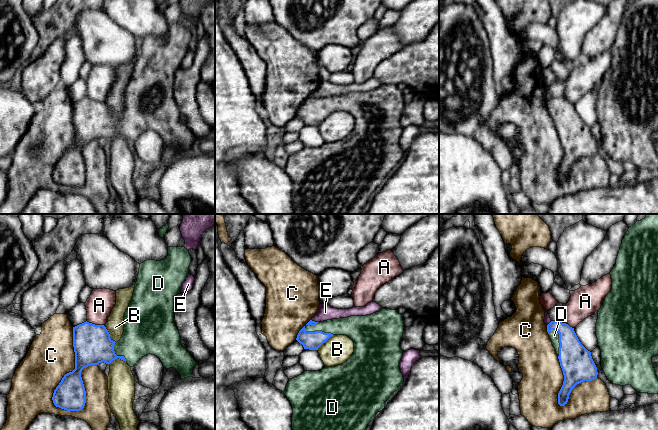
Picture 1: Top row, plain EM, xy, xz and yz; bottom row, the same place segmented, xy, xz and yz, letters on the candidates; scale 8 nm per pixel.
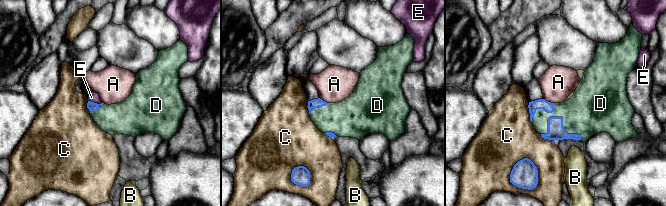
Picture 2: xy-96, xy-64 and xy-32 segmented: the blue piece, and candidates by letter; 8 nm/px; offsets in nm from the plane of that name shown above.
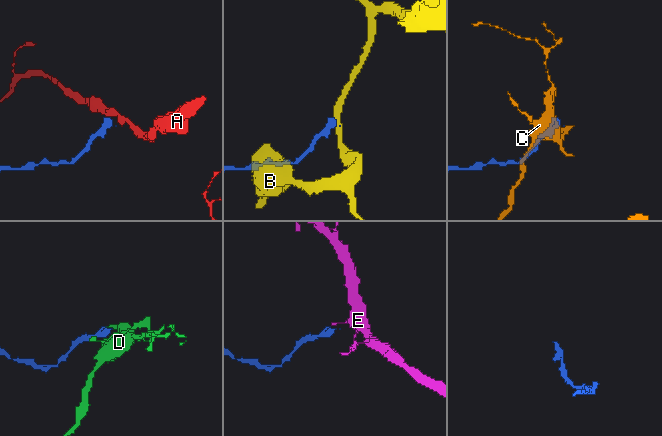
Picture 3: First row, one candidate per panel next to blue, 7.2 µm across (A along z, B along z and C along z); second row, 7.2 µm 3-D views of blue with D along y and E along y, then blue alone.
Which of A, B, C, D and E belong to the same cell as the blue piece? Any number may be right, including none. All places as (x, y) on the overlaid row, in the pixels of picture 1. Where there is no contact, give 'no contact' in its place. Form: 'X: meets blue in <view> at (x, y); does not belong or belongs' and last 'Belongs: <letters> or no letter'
A: meets blue in xy at (94, 324); does not belong
B: meets blue in xy at (109, 334); does not belong
C: meets blue in xy at (63, 377); does not belong
D: meets blue in xz at (318, 331); belongs
E: meets blue in yz at (549, 323); does not belong
Belongs: D

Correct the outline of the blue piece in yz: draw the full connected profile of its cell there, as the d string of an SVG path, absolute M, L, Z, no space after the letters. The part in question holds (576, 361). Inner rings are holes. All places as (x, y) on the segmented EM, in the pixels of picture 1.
M551 321L547 332L556 350L564 381L558 393L558 404L567 404L572 389L583 381L597 378L597 367L588 351L579 341L574 328L566 323Z

